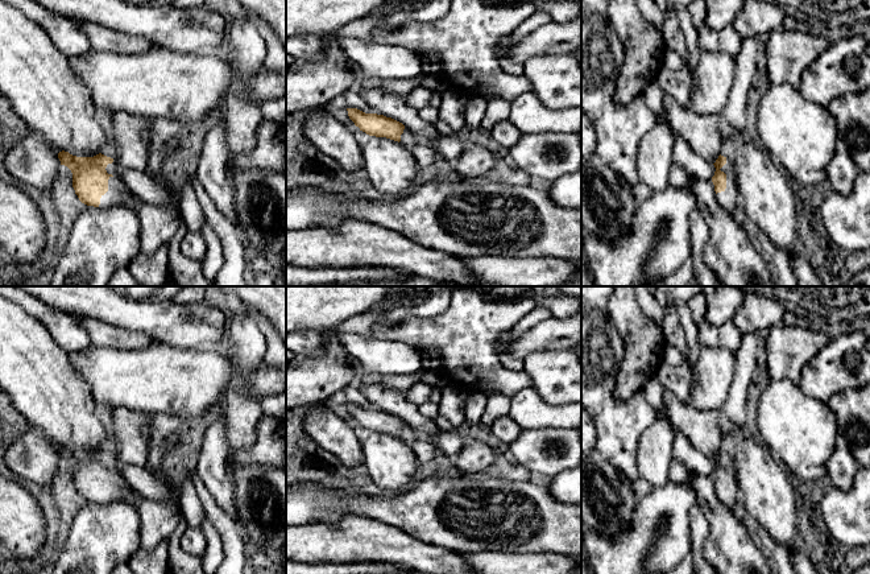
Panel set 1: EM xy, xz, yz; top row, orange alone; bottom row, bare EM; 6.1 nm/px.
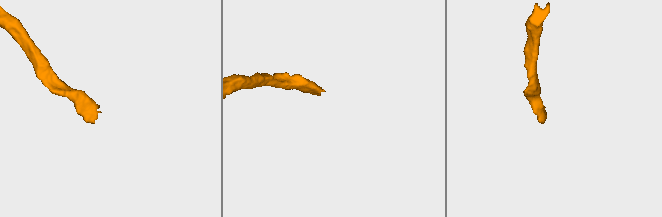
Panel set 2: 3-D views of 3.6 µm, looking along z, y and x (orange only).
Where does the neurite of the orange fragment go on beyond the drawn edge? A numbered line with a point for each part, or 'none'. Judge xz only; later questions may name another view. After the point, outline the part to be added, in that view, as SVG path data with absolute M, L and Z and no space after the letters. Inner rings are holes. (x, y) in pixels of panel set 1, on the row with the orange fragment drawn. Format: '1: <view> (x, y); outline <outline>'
1: xz (407, 139); outline M405 127L403 133L401 135L401 141L399 143L402 145L405 145L406 148L413 149L418 144L419 140L420 139L417 135L414 135L411 131L409 131Z

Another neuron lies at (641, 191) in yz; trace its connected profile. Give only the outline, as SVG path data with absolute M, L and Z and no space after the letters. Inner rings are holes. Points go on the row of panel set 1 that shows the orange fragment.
M638 182L635 186L633 186L631 193L638 203L649 199L654 194L652 190L642 182Z

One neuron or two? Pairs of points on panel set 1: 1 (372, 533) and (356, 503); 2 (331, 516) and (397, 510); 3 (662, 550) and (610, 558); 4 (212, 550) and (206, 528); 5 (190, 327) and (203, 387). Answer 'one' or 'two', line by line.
1: two
2: one
3: one
4: one
5: two

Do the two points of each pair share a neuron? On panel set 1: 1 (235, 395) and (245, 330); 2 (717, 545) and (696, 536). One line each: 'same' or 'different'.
1: same
2: different

